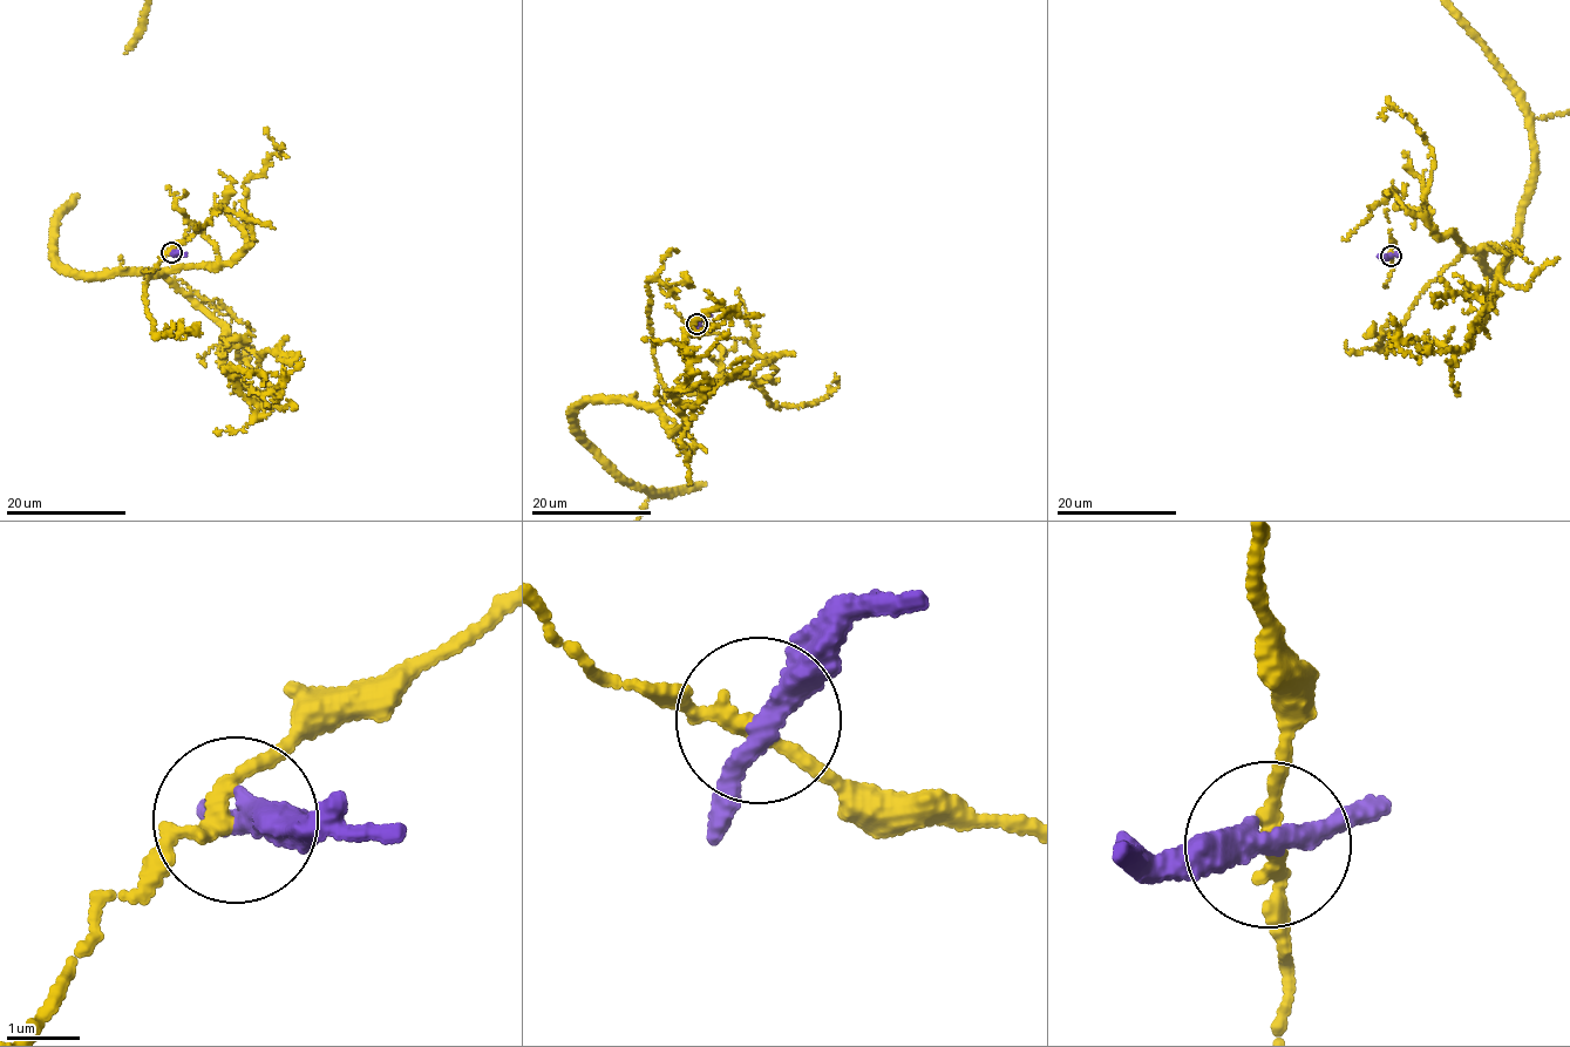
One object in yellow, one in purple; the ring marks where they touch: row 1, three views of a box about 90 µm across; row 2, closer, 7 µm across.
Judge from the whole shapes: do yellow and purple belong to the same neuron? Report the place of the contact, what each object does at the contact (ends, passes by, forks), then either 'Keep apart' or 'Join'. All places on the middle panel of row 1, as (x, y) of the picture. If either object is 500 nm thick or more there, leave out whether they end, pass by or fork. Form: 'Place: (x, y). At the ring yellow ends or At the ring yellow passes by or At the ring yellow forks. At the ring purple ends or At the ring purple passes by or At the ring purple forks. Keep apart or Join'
Place: (697, 324). At the ring yellow passes by. At the ring purple passes by. Keep apart

